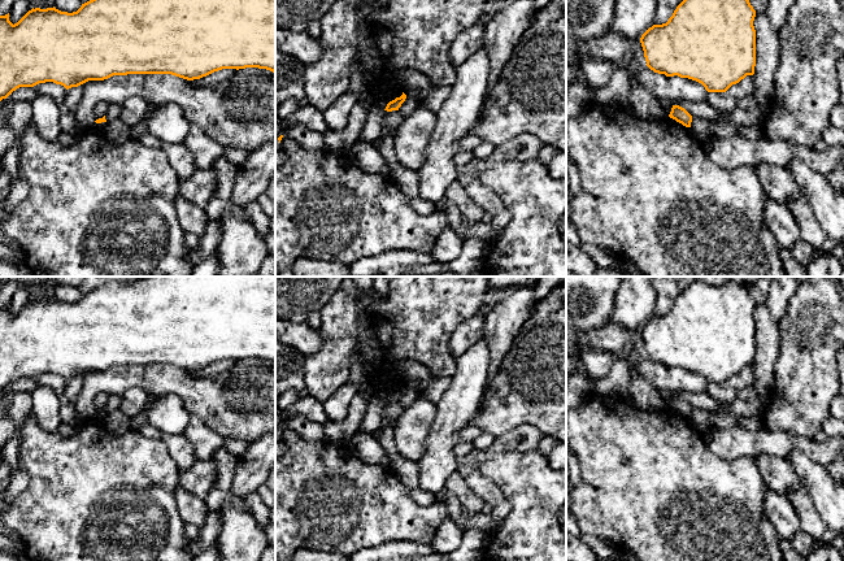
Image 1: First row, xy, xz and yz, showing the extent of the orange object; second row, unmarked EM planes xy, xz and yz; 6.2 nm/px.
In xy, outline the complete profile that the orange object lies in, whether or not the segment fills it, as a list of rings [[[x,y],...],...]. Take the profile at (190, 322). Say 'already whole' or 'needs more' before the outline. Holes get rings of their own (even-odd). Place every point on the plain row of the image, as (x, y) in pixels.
already whole; [[[144,277],[131,284],[104,282],[73,304],[61,303],[55,297],[32,299],[14,316],[9,312],[9,304],[0,306],[0,392],[19,378],[34,378],[45,373],[53,373],[69,380],[88,371],[104,371],[113,366],[171,365],[193,371],[222,360],[239,361],[245,358],[266,360],[275,364],[275,277]]]

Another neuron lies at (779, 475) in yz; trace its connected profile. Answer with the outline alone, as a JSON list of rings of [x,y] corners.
[[[760,455],[756,460],[761,477],[769,490],[787,496],[791,491],[801,486],[793,465],[788,458]]]

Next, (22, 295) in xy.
[[[23,278],[9,301],[9,312],[17,314],[29,301],[32,300],[31,288]]]

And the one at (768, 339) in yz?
[[[766,304],[756,305],[756,382],[753,388],[760,399],[766,399],[774,386],[774,364],[779,355],[780,334],[778,322],[771,316]]]

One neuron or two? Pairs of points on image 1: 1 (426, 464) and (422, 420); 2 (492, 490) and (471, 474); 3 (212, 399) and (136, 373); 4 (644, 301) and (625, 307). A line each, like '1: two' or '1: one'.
1: two
2: one
3: one
4: one

